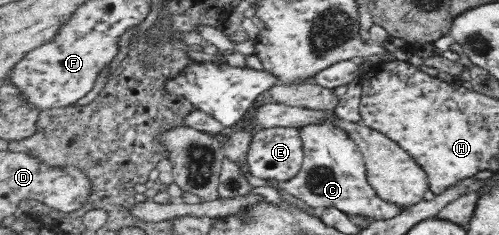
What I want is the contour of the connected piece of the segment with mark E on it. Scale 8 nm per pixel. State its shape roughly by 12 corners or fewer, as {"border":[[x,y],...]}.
{"border":[[301,128],[257,129],[243,167],[288,180],[302,169]]}

